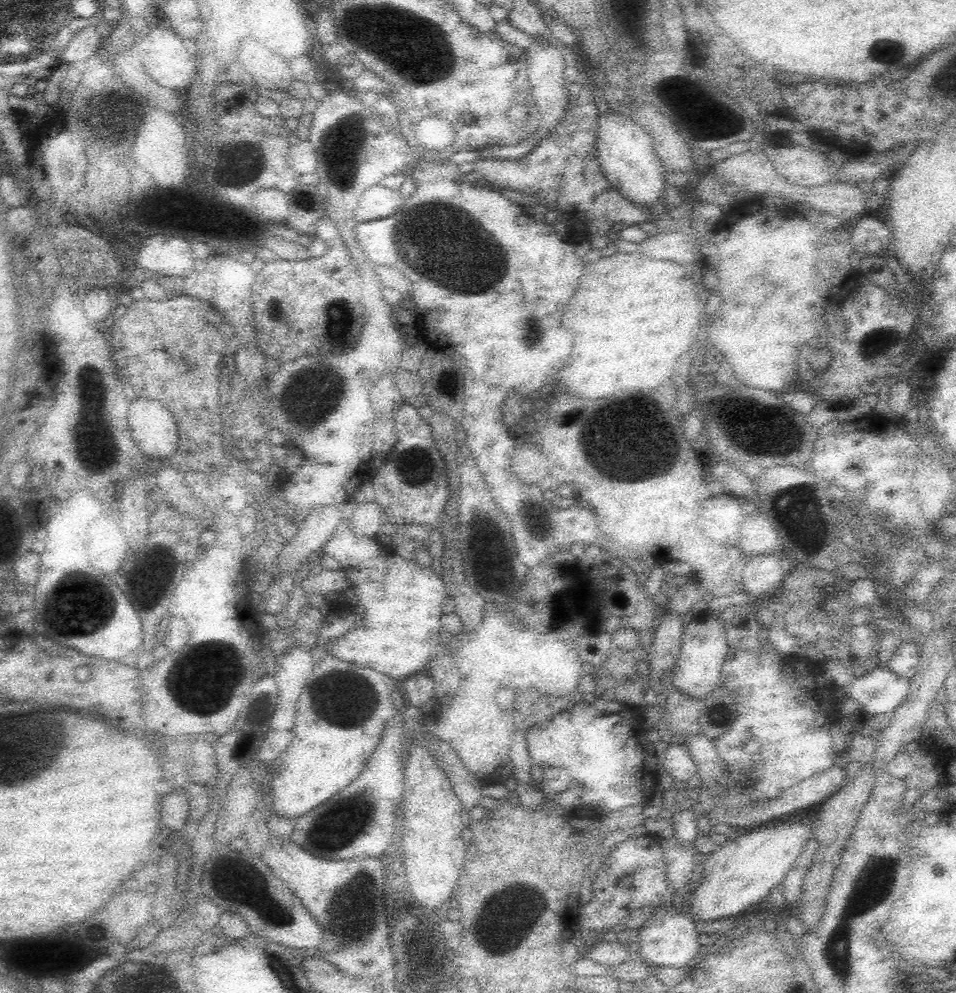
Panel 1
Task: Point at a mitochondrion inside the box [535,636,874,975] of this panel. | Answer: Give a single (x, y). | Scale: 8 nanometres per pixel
(839, 951)

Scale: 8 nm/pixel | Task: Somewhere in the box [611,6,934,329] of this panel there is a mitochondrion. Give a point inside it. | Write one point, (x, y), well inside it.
(881, 40)

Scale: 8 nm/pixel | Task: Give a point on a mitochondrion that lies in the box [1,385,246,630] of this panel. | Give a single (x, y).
(145, 582)

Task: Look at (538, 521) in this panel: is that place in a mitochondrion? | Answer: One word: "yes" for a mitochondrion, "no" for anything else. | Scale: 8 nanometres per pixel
yes

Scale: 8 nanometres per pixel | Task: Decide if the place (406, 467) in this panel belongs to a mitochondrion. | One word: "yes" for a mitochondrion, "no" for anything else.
yes

